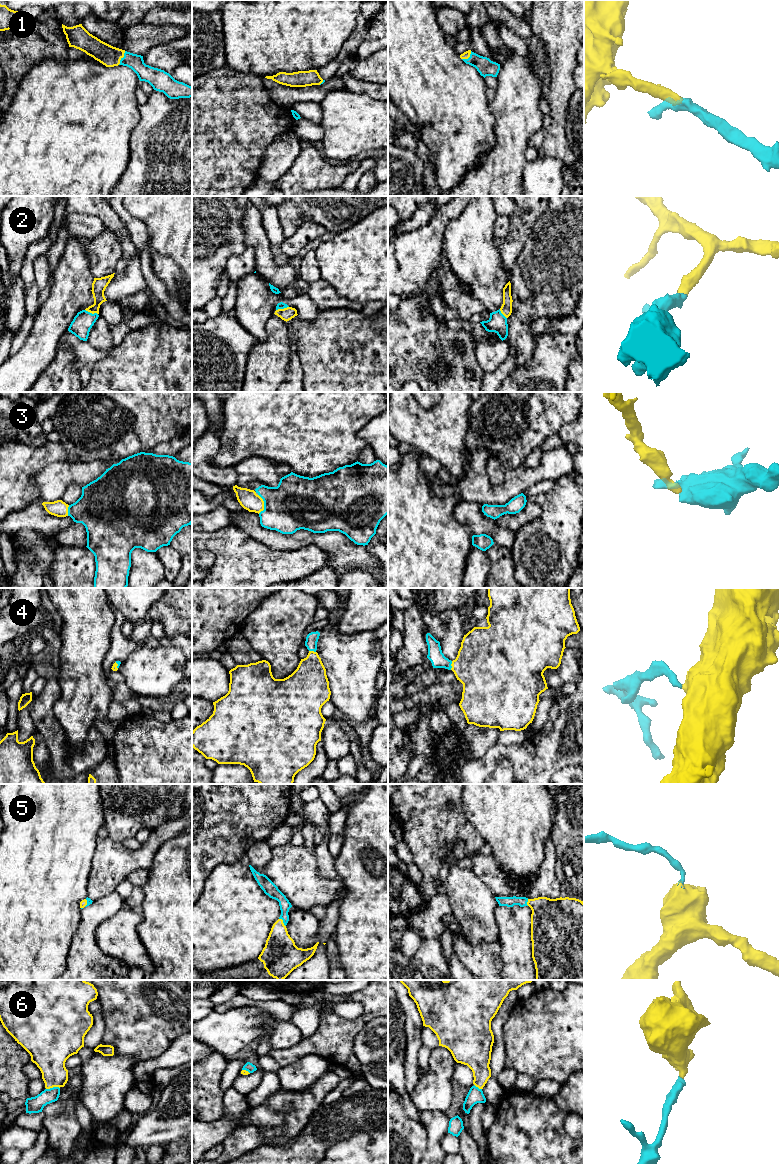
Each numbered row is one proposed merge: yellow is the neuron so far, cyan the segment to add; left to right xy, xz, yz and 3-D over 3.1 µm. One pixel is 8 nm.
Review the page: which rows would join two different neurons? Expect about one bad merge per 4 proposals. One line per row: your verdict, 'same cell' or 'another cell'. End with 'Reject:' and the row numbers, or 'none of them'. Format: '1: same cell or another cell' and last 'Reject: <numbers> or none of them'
1: same cell
2: same cell
3: same cell
4: same cell
5: same cell
6: same cell
Reject: none of them

